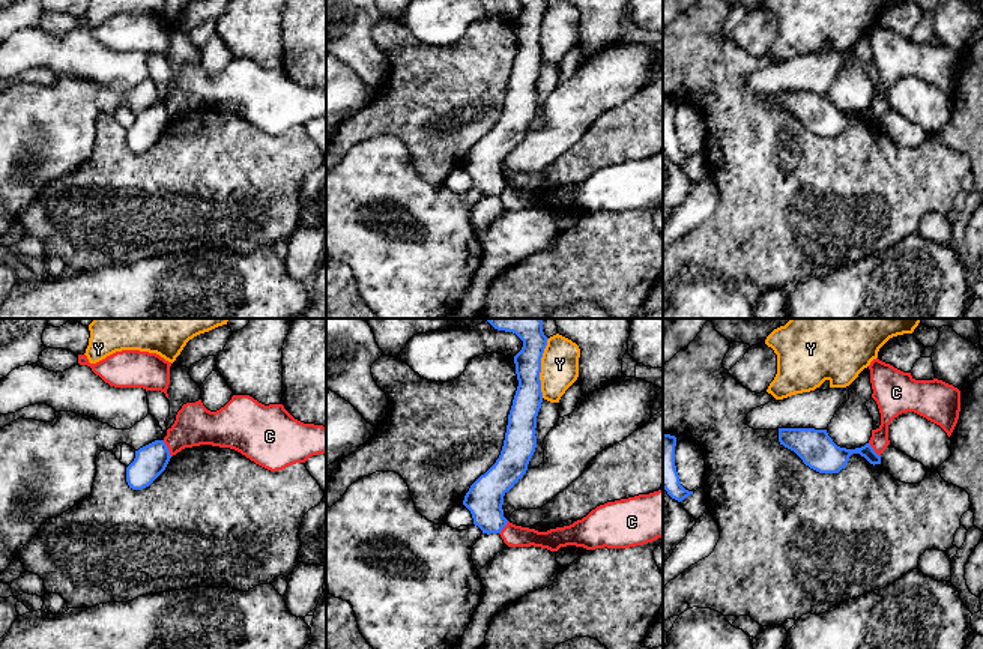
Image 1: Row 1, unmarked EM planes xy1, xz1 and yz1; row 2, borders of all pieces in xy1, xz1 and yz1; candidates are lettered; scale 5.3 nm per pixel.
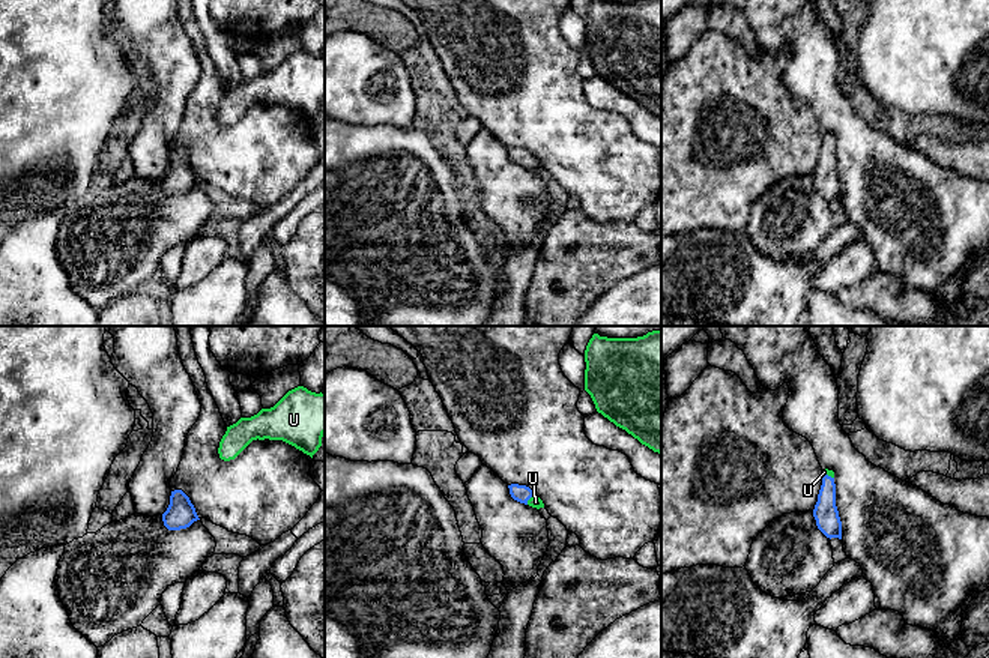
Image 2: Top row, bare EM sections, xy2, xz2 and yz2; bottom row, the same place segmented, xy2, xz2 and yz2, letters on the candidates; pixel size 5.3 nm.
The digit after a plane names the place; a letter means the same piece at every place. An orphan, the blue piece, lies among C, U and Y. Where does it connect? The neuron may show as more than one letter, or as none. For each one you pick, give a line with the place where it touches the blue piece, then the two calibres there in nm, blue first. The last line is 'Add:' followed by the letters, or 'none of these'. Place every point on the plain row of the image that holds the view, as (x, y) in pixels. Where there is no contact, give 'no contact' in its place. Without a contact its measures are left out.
U: xz2 (529, 161) | 90/60 nm
Add: U

